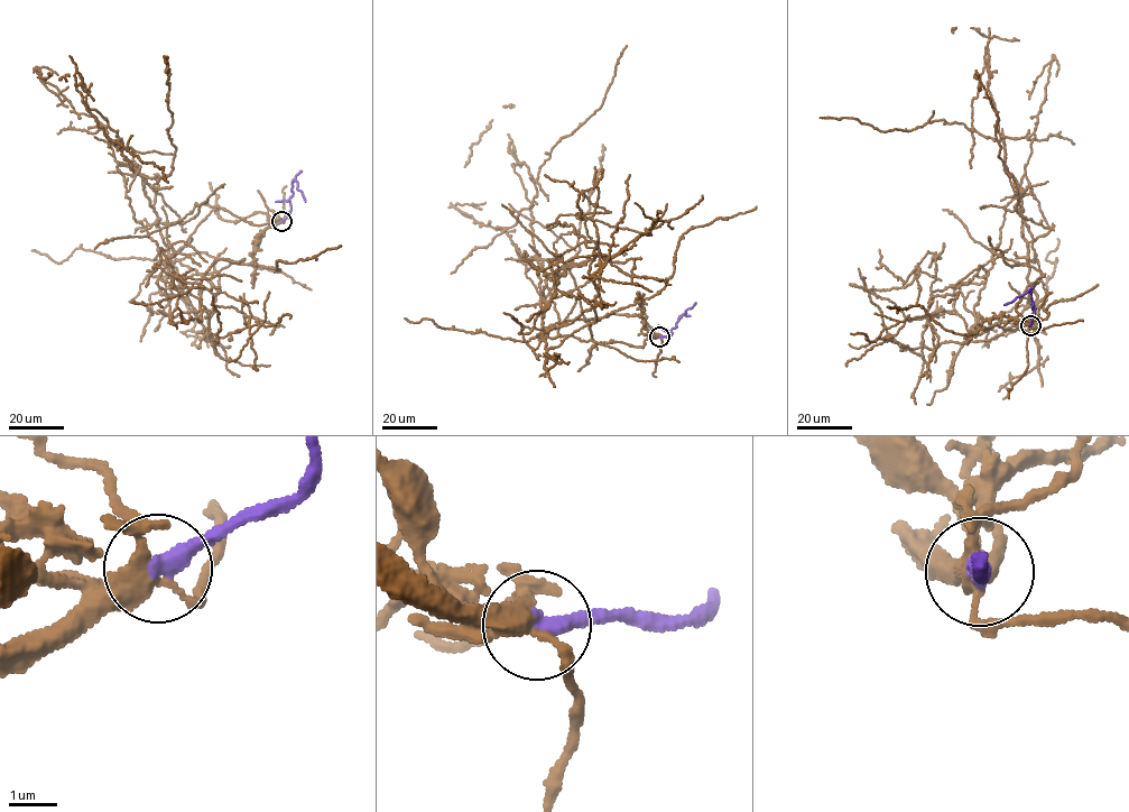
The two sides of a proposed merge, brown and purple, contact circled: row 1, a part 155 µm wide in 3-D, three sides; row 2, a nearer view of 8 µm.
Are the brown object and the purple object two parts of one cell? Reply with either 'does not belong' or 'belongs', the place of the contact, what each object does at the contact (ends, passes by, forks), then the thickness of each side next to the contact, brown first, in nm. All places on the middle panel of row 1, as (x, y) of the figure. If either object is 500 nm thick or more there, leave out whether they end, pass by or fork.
does not belong; place (659, 337); brown forks; purple ends; calibres 320 and 400 nm

